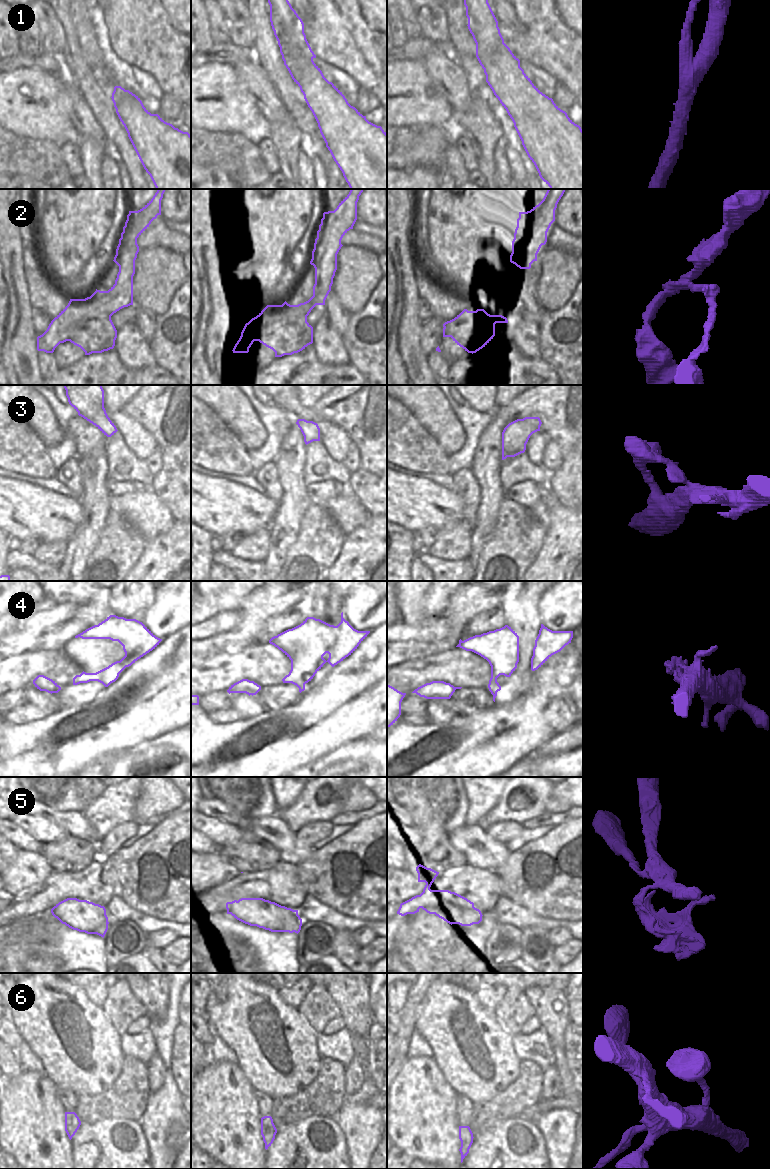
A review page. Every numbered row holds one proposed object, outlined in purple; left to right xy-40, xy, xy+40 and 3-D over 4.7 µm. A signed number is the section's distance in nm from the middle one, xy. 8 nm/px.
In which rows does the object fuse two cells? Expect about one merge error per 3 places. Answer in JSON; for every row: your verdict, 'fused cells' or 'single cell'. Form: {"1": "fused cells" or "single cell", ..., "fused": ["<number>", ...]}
{"1": "fused cells", "2": "fused cells", "3": "single cell", "4": "single cell", "5": "fused cells", "6": "single cell", "fused": ["1", "2", "5"]}

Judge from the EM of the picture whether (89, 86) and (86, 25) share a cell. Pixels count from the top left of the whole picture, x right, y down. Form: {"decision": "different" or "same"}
{"decision": "different"}

